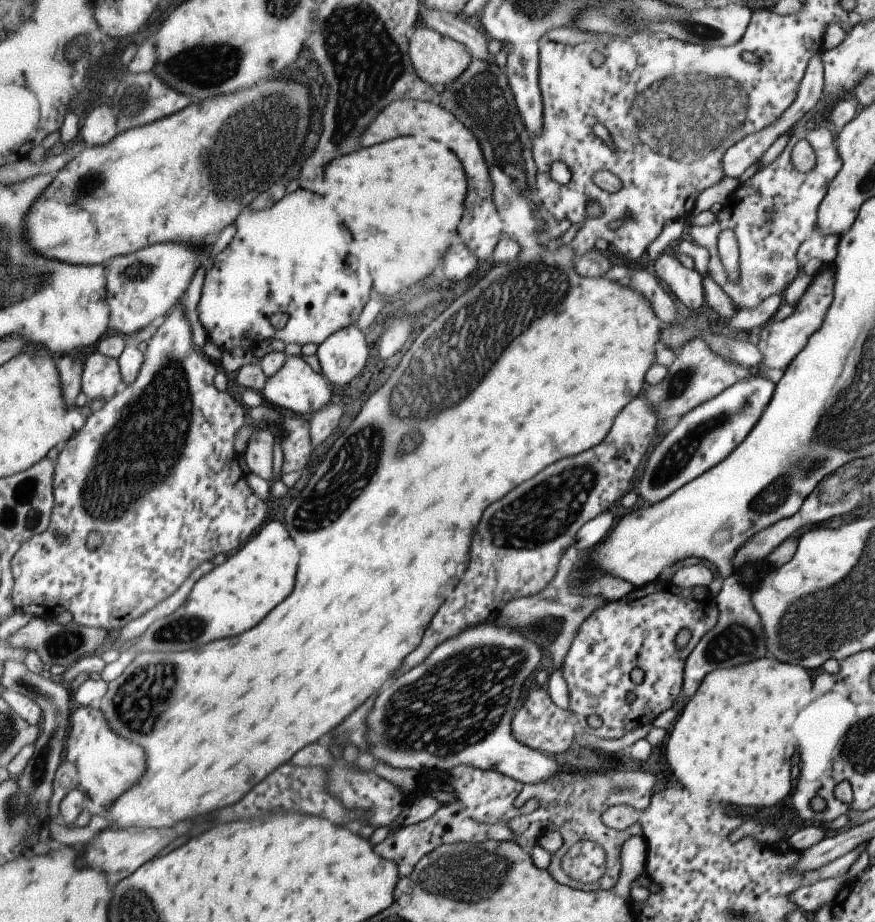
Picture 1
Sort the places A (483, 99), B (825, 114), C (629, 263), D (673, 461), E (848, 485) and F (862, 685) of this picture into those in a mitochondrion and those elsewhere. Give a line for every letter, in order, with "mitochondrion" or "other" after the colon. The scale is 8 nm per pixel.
A: mitochondrion
B: other
C: other
D: mitochondrion
E: mitochondrion
F: other

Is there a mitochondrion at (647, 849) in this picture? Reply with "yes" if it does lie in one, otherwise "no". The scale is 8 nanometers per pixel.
no

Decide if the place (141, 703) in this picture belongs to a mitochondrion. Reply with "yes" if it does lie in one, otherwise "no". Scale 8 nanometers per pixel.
yes

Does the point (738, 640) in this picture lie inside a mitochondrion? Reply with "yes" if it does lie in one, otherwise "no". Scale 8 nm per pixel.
yes

